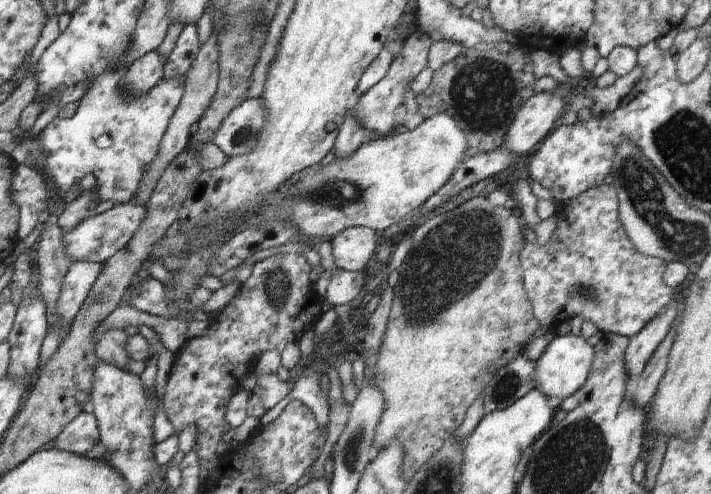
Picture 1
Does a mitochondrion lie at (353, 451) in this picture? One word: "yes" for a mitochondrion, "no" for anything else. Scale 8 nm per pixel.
yes

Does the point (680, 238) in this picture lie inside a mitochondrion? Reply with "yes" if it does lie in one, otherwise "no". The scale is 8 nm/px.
yes

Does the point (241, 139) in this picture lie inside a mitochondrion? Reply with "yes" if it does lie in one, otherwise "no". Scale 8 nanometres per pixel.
yes

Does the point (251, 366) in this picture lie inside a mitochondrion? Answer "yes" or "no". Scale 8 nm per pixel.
no

